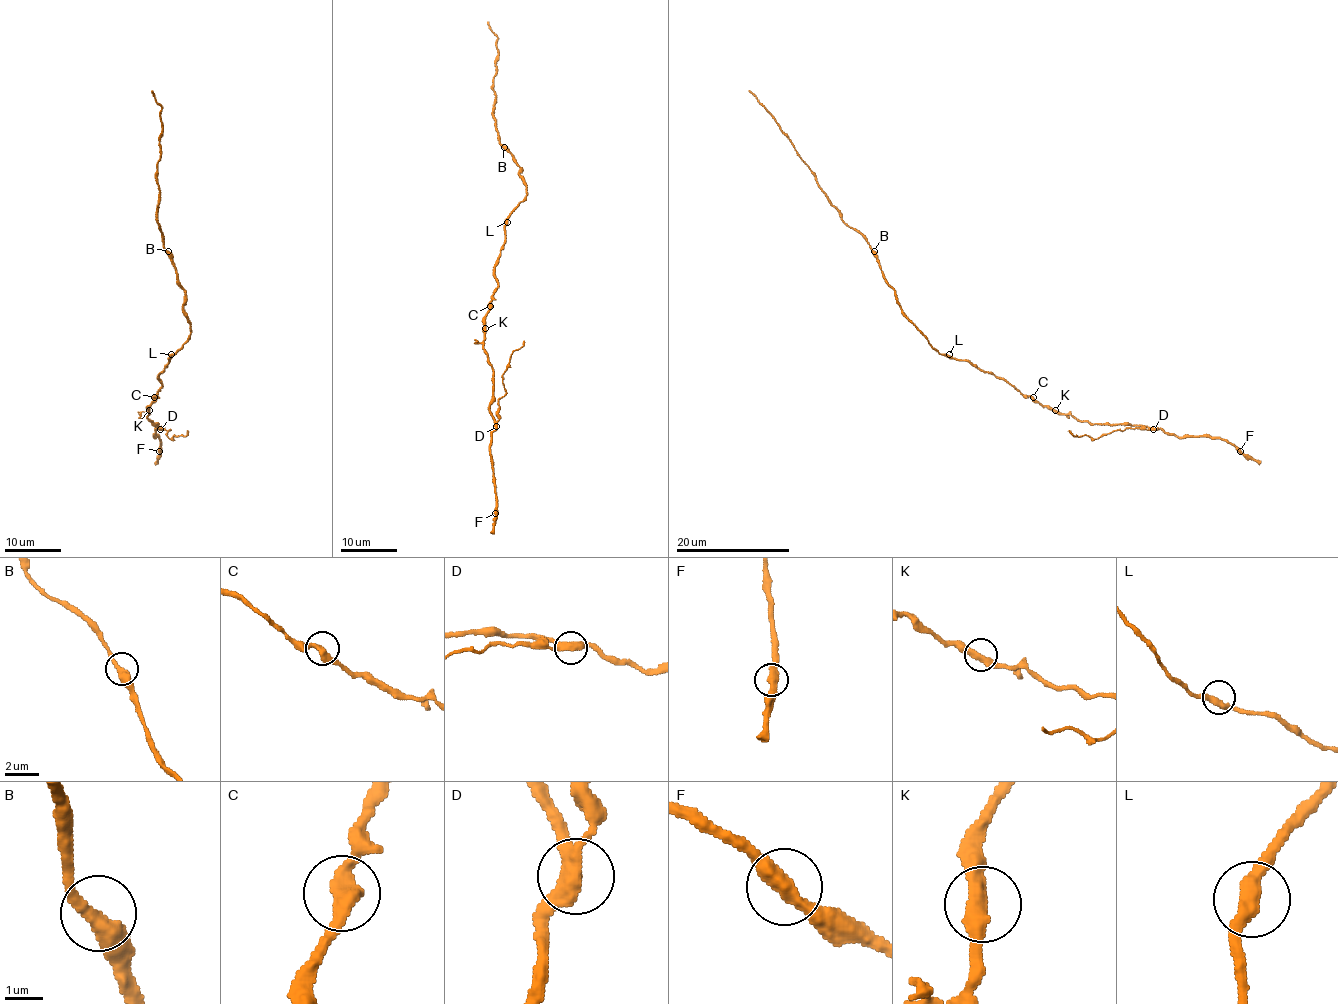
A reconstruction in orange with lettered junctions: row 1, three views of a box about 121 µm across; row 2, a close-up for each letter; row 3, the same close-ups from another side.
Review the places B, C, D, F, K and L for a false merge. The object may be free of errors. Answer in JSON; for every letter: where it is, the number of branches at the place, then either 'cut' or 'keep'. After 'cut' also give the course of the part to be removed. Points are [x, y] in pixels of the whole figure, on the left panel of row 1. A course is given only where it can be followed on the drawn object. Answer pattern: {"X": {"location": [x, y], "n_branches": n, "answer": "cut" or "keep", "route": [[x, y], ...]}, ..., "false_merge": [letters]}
{"B": {"location": [168, 251], "n_branches": 2, "answer": "keep"}, "C": {"location": [154, 397], "n_branches": 2, "answer": "keep"}, "D": {"location": [160, 429], "n_branches": 3, "answer": "cut", "route": [[161, 430], [169, 430], [166, 435], [171, 438], [185, 435], [188, 431]]}, "F": {"location": [159, 451], "n_branches": 2, "answer": "keep"}, "K": {"location": [149, 410], "n_branches": 2, "answer": "keep"}, "L": {"location": [171, 354], "n_branches": 2, "answer": "keep"}, "false_merge": ["D"]}

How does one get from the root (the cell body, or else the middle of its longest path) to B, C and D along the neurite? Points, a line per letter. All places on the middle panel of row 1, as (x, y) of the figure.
B: (507, 220), (525, 198), (526, 185), (519, 174), (521, 167), (504, 147)
C: (507, 220), (505, 243), (495, 267), (498, 287), (490, 306)
D: (507, 220), (505, 243), (495, 267), (498, 287), (485, 317), (484, 338), (492, 369), (490, 415), (497, 426)

